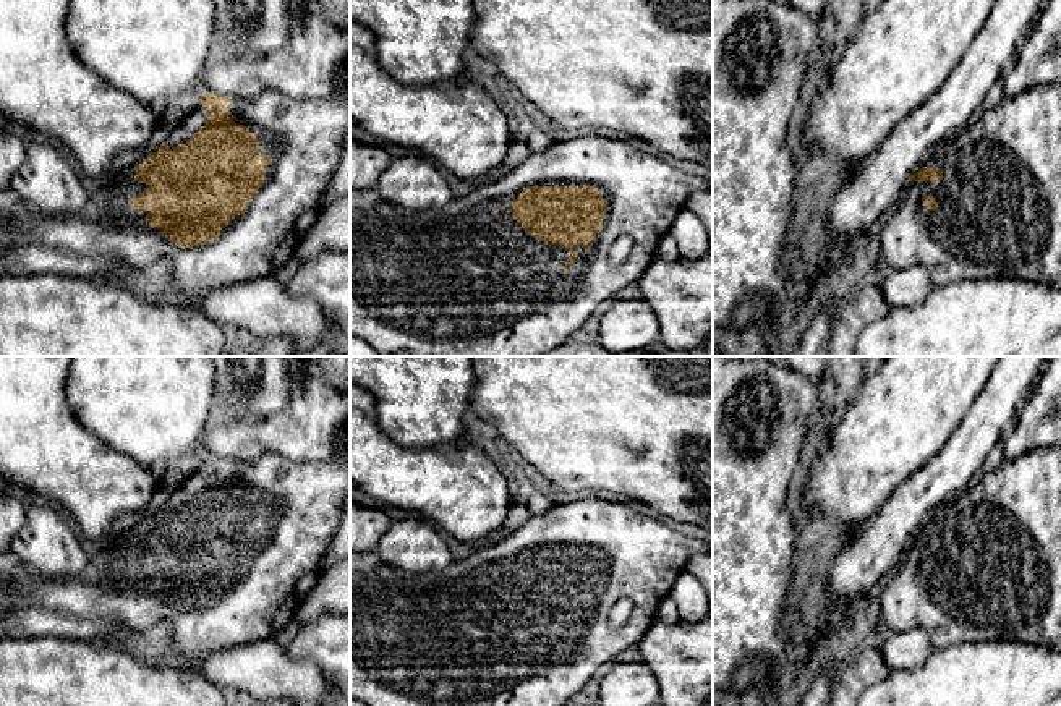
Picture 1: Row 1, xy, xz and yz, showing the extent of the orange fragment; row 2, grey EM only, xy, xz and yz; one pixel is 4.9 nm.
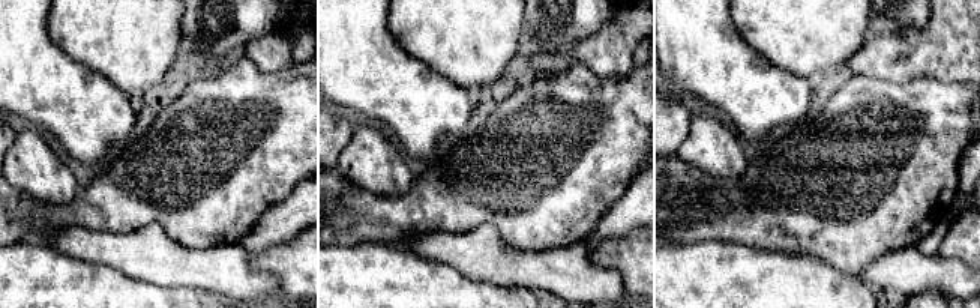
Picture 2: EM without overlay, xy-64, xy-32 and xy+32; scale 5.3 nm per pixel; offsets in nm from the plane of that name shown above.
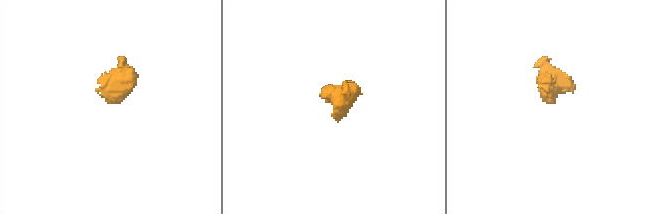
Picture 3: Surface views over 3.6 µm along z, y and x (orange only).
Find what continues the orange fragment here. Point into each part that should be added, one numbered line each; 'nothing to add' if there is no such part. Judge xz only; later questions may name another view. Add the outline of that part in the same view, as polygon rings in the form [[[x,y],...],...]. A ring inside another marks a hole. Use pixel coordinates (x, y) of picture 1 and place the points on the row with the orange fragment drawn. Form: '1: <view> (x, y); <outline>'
1: xz (465, 280); [[[603,134],[559,141],[544,151],[531,152],[513,170],[462,198],[454,198],[444,209],[415,212],[379,198],[376,188],[363,191],[350,188],[350,337],[363,338],[377,356],[397,356],[402,351],[408,356],[536,356],[549,351],[569,342],[570,335],[586,322],[599,303],[624,287],[638,282],[656,256],[659,240],[669,232],[679,212],[685,209],[687,201],[695,193],[708,188],[711,188],[711,185],[705,178],[641,152],[624,139],[612,139]],[[526,186],[594,186],[603,194],[603,202],[609,207],[603,215],[603,230],[590,241],[588,251],[580,245],[572,246],[572,251],[577,253],[577,262],[572,264],[569,270],[564,269],[564,266],[570,262],[569,251],[560,245],[546,245],[541,238],[533,238],[531,233],[512,217],[512,201],[517,199]],[[619,236],[630,236],[633,246],[627,259],[616,267],[609,264],[609,249]]]

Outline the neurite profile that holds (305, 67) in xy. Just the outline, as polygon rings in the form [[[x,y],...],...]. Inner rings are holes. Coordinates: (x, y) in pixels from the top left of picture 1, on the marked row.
[[[290,0],[292,32],[283,47],[259,57],[212,58],[198,81],[204,94],[253,100],[266,91],[279,91],[292,99],[327,99],[340,83],[335,70],[350,66],[350,0]]]

